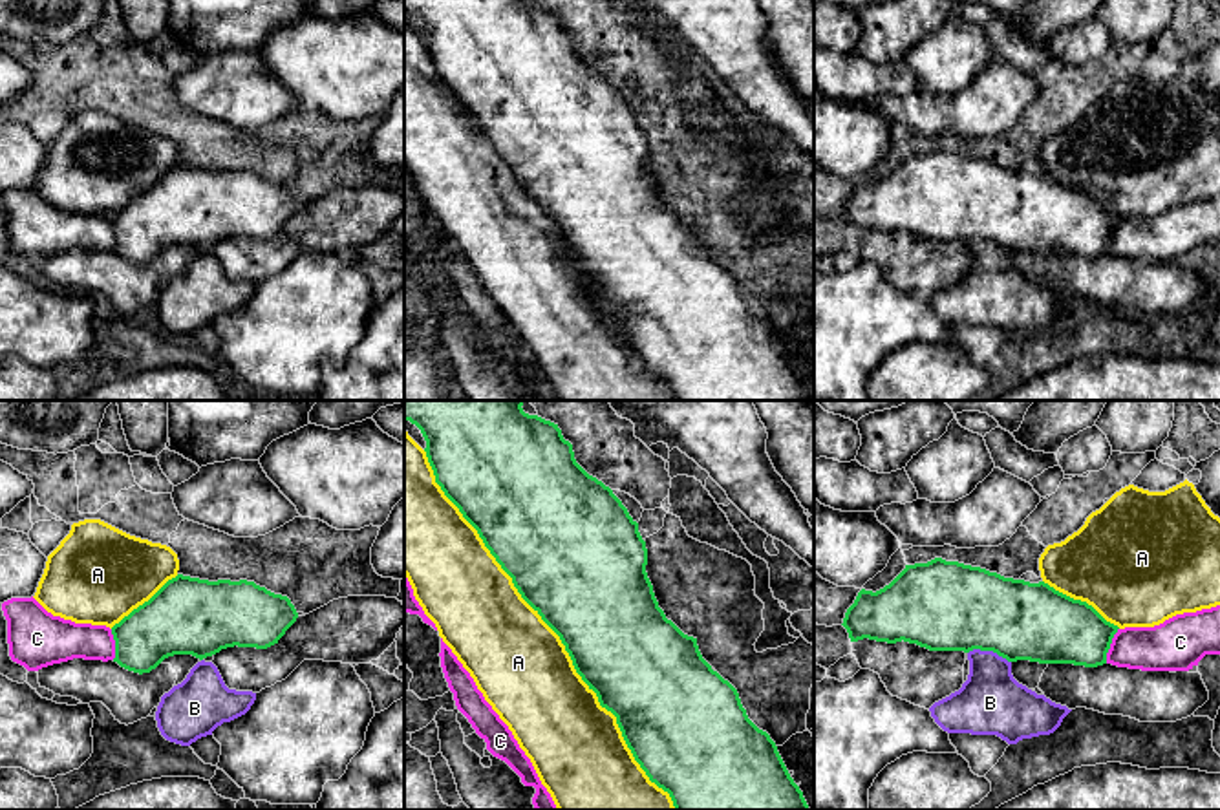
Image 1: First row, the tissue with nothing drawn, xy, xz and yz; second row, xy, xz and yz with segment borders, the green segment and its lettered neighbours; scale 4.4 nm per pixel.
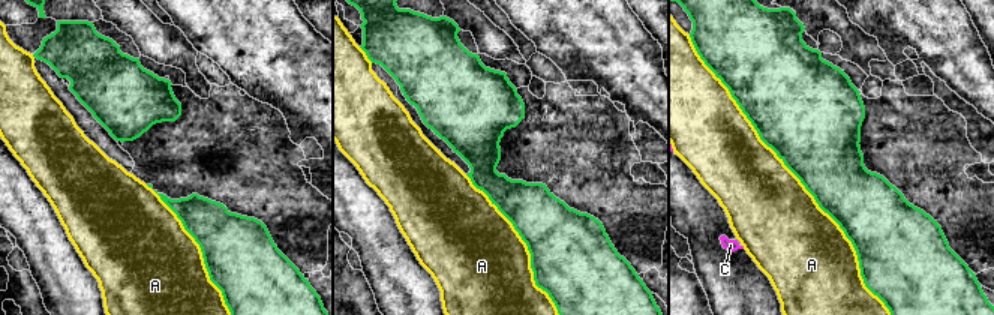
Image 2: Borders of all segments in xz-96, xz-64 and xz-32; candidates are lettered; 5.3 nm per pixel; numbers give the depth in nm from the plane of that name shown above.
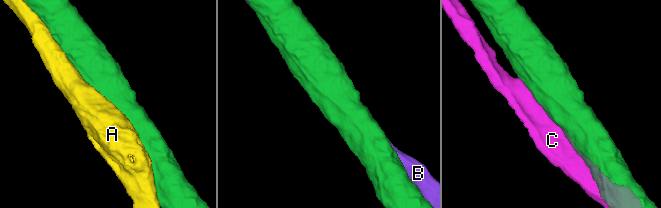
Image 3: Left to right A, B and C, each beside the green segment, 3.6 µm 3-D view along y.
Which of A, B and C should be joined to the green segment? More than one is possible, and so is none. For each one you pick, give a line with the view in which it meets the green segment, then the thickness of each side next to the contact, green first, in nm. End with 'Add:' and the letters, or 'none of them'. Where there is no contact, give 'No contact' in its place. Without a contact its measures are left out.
Add: none of them

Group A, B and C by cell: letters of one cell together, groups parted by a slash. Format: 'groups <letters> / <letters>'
groups A / B / C

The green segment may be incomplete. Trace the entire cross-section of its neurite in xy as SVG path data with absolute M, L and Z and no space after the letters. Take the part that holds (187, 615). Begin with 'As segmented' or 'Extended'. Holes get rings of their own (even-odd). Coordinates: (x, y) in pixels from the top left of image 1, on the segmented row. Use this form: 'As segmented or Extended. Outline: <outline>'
As segmented. Outline: M177 574L112 627L113 662L143 675L174 655L203 660L234 645L267 649L296 618L287 596L254 581Z

